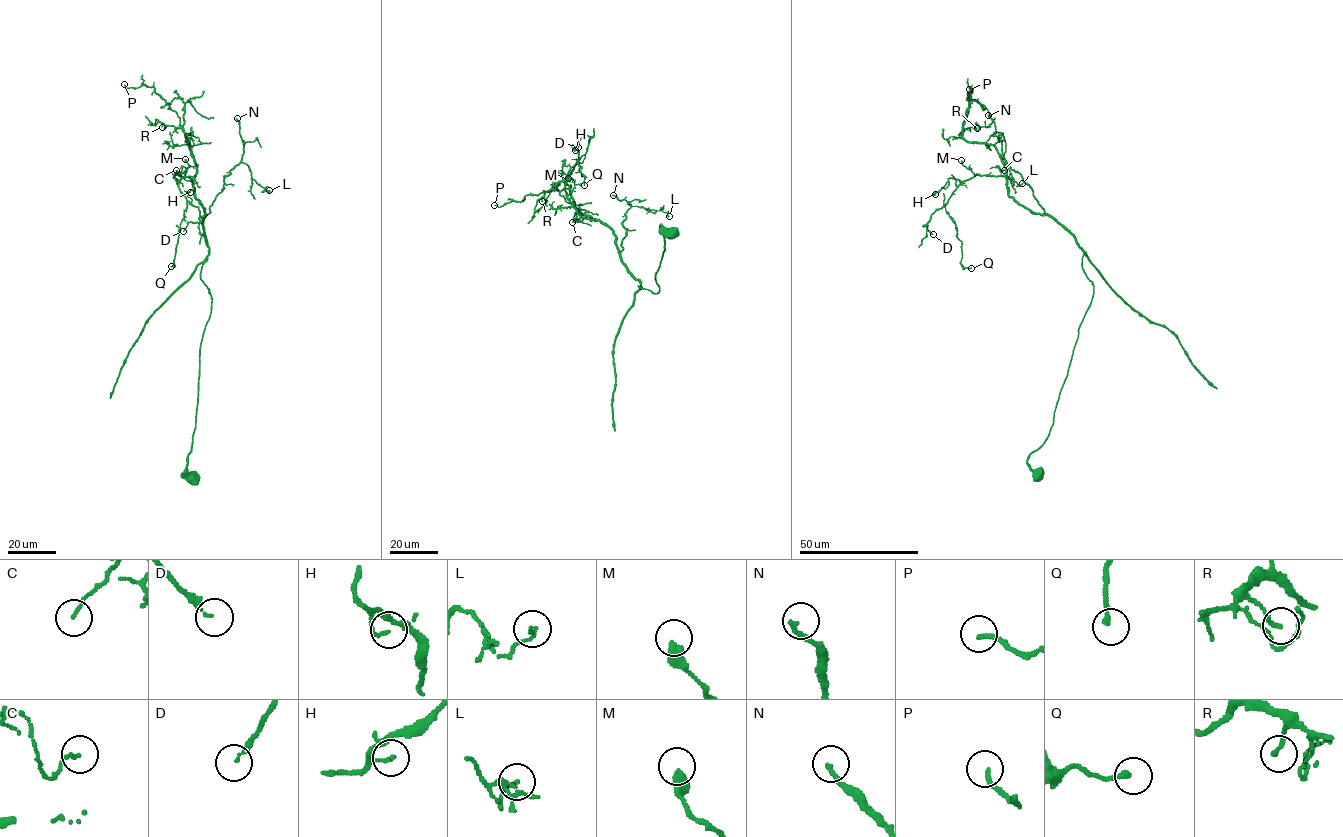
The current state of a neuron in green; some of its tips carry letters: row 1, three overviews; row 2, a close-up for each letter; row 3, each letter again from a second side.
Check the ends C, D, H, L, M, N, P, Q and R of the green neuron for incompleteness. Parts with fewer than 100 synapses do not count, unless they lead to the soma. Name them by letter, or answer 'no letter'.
no letter

